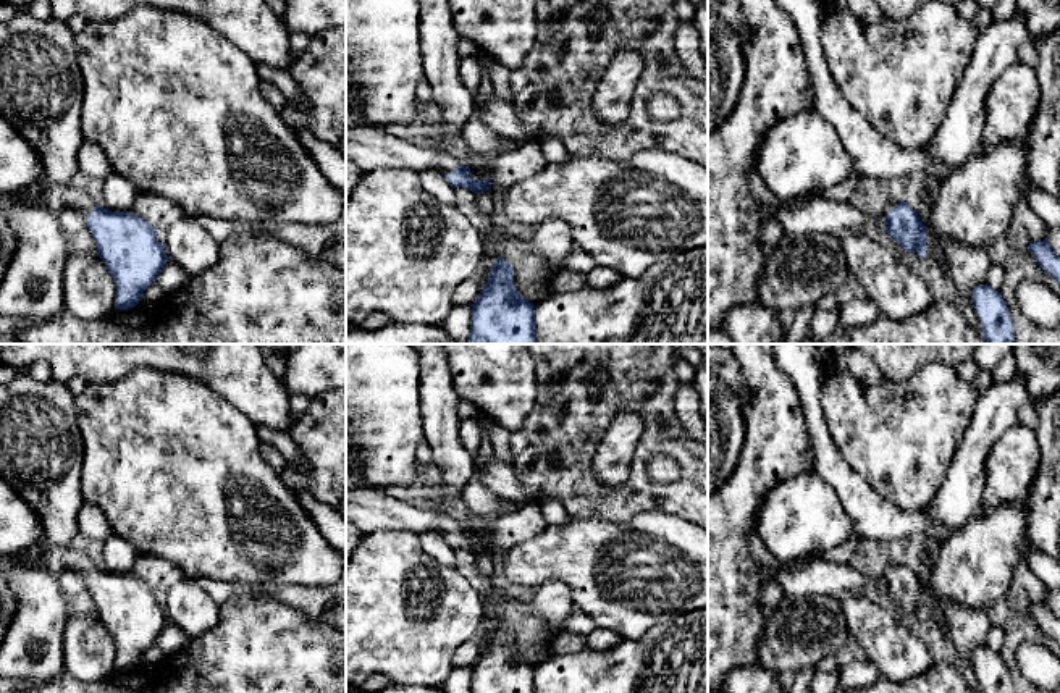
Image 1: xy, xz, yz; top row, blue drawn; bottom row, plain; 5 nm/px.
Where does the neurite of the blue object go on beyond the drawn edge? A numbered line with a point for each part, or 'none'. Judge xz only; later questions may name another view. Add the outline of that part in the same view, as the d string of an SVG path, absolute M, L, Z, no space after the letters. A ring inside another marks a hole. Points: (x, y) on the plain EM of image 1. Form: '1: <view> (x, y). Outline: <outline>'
1: xz (369, 509). Outline: M370 488L346 489L346 522L357 525L362 535L402 528L420 536L425 531L436 531L446 536L457 528L457 523L440 510L417 509Z

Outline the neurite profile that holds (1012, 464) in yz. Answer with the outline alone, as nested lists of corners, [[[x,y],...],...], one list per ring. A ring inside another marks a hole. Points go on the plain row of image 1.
[[[1021,423],[1008,426],[986,457],[982,499],[974,514],[991,514],[995,507],[1026,499],[1037,475],[1041,451],[1037,433]]]

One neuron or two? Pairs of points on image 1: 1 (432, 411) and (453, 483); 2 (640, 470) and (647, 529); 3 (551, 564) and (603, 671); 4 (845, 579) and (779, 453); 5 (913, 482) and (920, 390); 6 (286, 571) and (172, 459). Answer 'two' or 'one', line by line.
1: one
2: two
3: two
4: two
5: one
6: one

